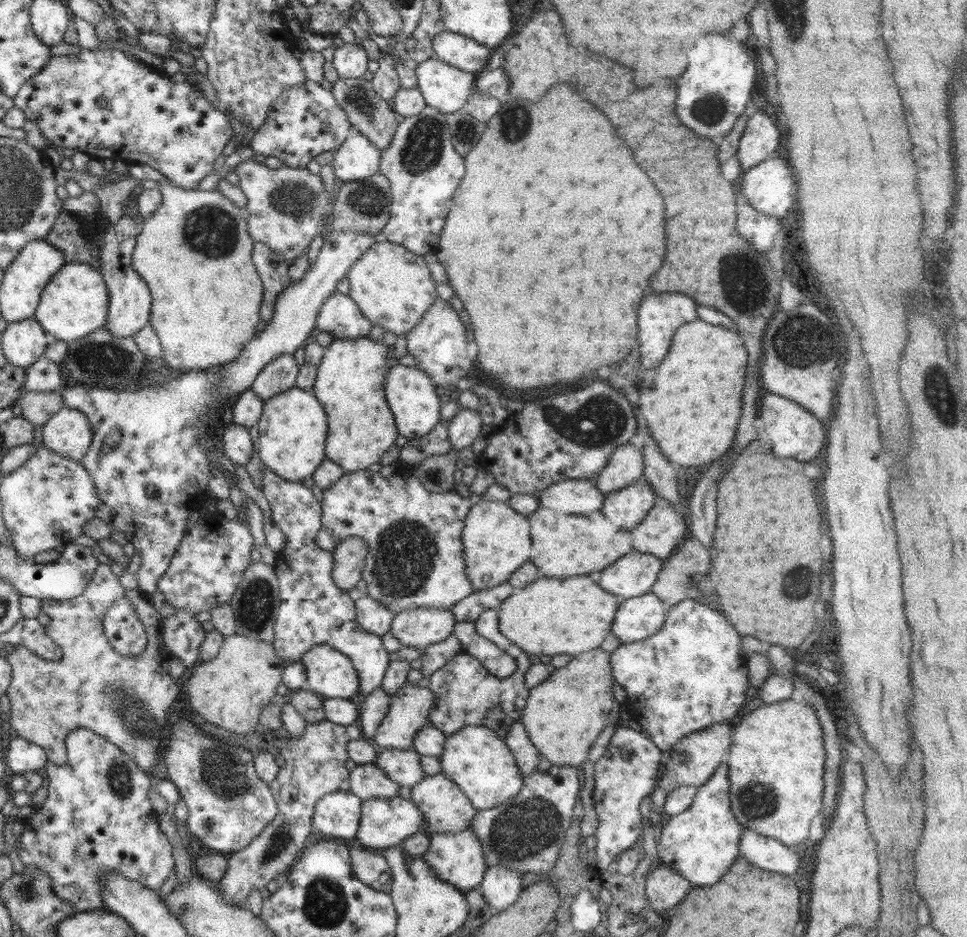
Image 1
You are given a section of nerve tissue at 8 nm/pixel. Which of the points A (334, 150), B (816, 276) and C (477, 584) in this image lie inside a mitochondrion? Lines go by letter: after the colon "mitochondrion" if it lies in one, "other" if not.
A: other
B: other
C: other

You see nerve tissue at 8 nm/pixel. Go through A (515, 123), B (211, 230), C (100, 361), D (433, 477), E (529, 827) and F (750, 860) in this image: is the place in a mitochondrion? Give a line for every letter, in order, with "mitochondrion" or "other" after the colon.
A: mitochondrion
B: mitochondrion
C: mitochondrion
D: other
E: mitochondrion
F: other

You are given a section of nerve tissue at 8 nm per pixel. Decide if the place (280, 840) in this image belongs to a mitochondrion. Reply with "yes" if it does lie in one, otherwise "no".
yes

